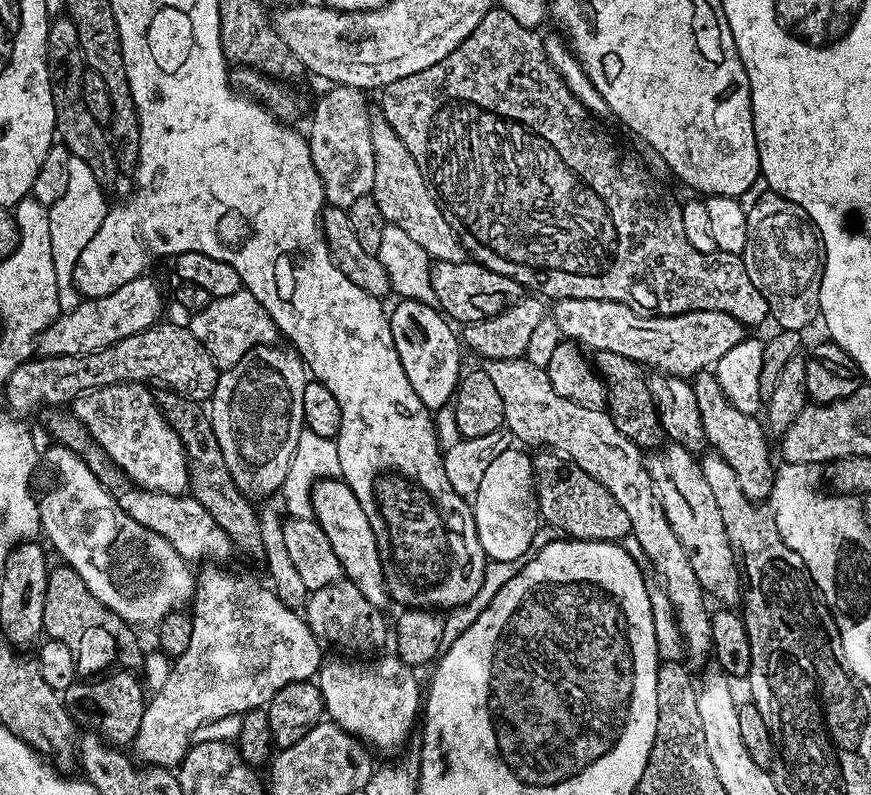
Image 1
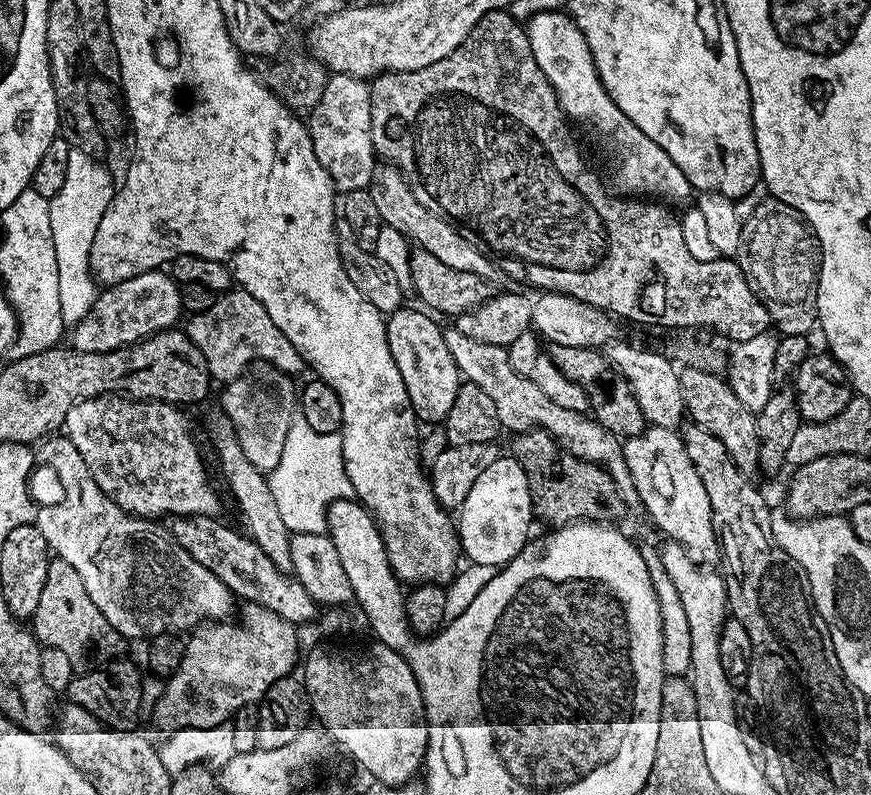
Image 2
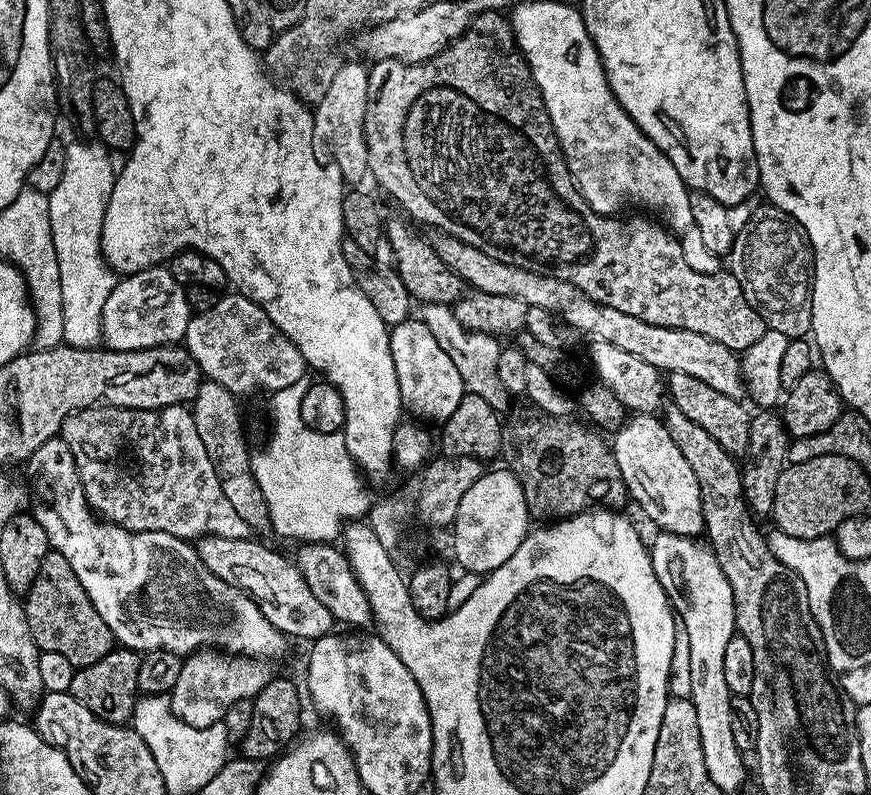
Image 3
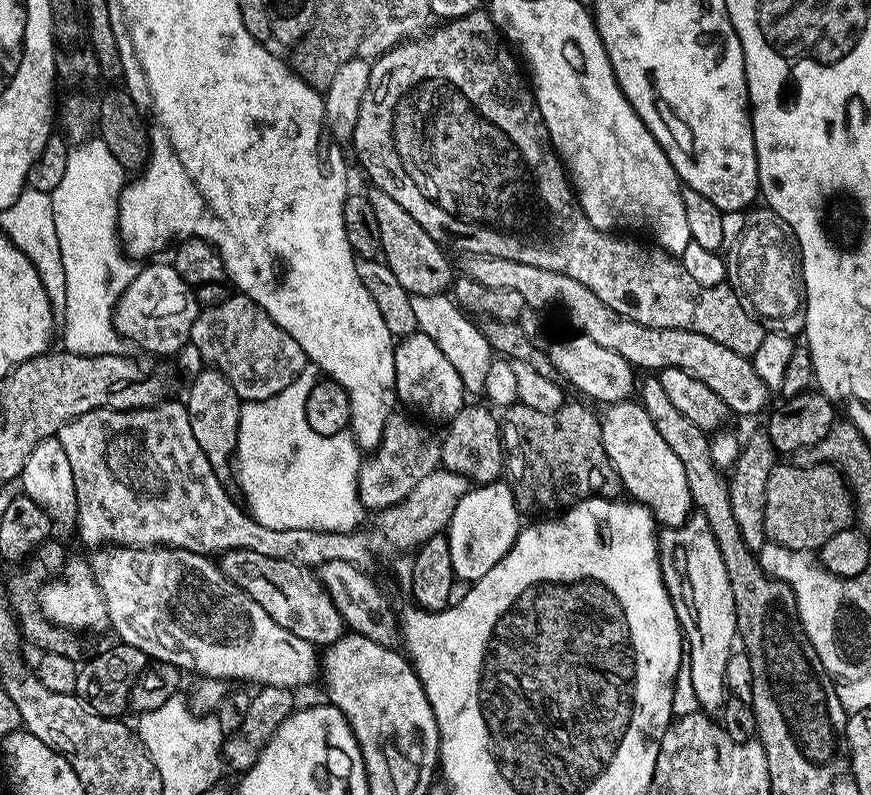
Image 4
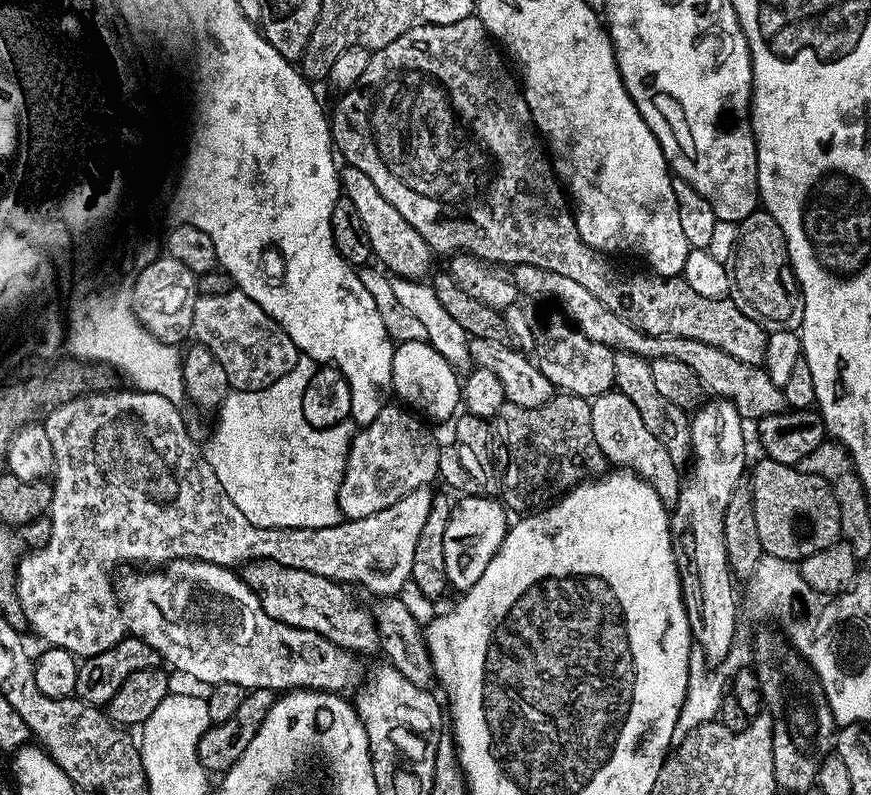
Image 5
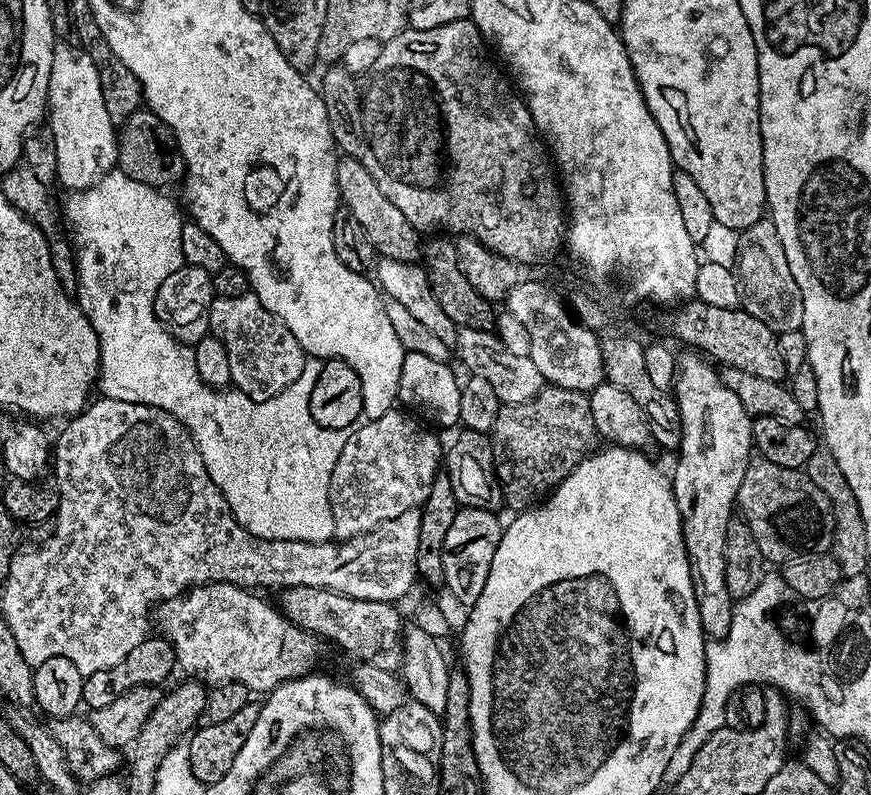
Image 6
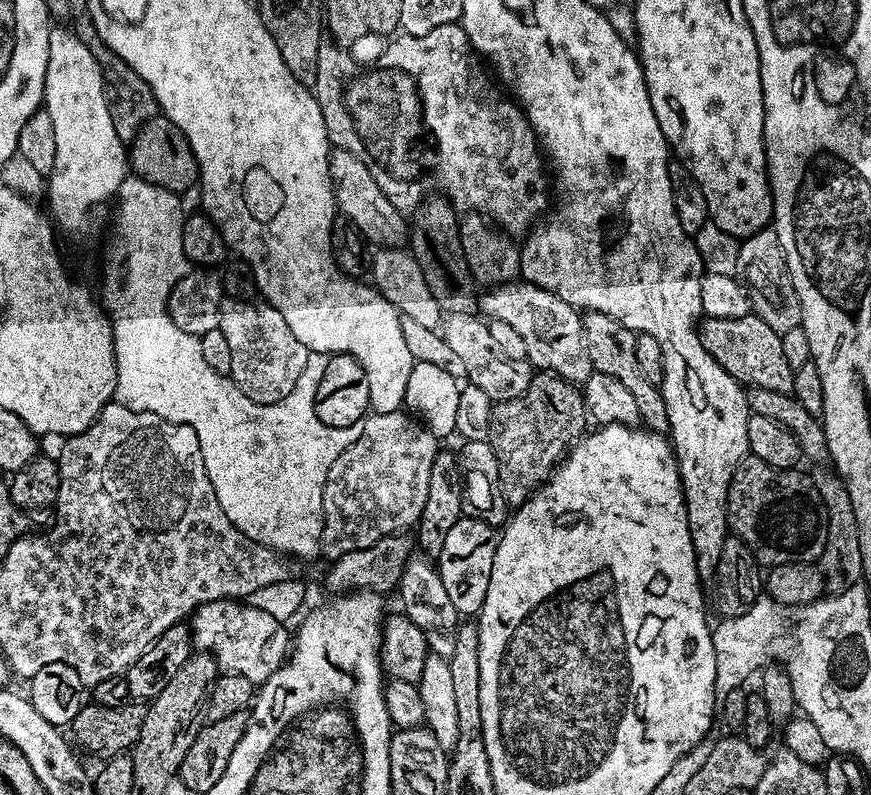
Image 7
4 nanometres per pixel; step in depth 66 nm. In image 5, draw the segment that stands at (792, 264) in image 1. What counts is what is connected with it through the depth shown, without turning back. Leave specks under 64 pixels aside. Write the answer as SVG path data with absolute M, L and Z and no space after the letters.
M757 210L740 221L730 275L735 291L740 291L739 299L753 313L762 317L769 329L781 332L796 332L799 329L804 313L804 296L800 292L800 283L792 272L782 226L778 226L778 222L774 222L768 212Z

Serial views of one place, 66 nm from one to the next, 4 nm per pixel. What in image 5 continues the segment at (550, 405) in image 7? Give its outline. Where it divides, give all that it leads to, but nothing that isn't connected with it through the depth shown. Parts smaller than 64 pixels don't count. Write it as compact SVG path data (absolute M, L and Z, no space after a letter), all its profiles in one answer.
M556 394L550 402L537 408L520 408L516 404L505 403L502 409L503 420L504 440L508 443L508 465L502 468L502 500L513 513L516 511L516 514L524 514L529 510L539 510L577 484L599 477L609 467L609 460L598 446L598 438L594 438L592 406L585 397Z

